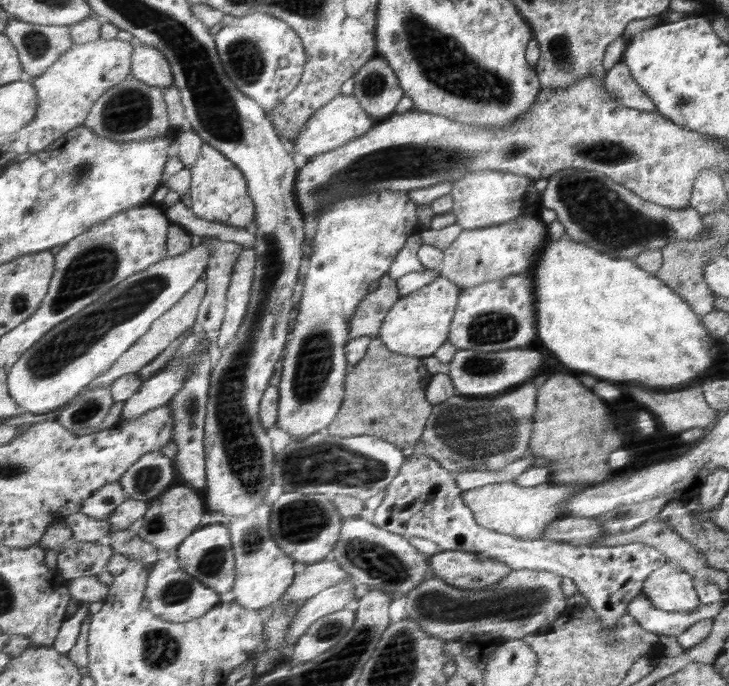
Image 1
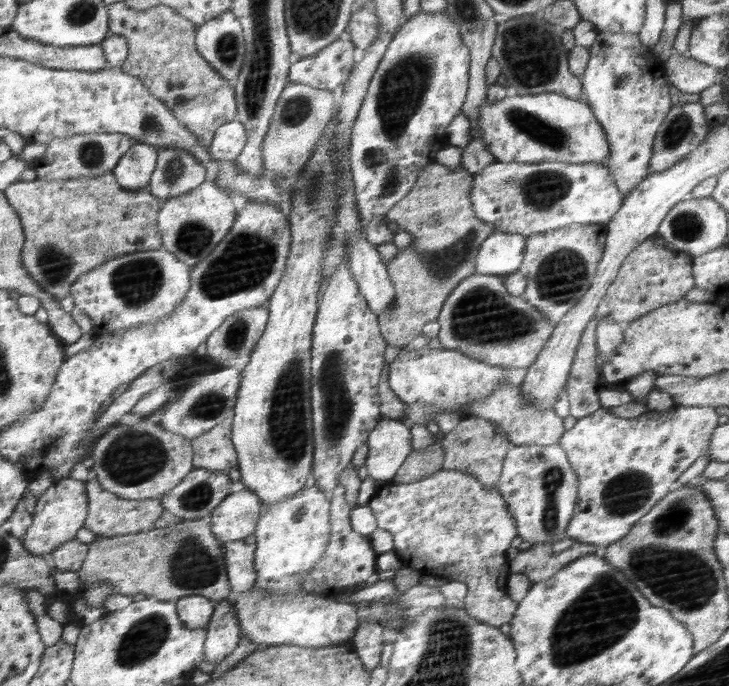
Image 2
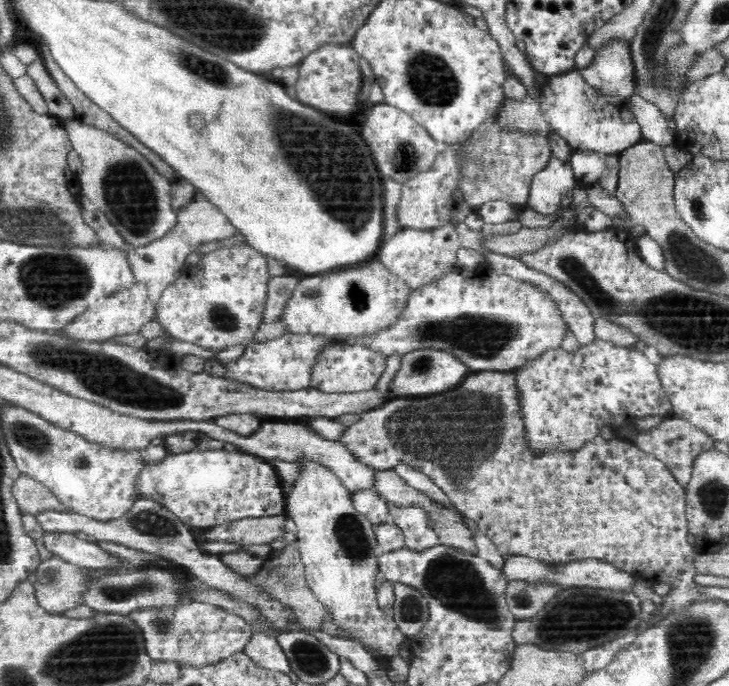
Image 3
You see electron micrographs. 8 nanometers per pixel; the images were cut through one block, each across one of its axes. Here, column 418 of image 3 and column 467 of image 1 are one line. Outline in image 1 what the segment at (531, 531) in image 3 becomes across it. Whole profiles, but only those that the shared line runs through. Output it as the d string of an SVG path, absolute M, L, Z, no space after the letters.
M527 380L512 391L492 397L456 394L444 403L434 406L422 438L414 445L415 452L434 457L442 468L451 473L465 470L500 470L507 464L522 459L524 453L529 451L528 442L531 442L530 436L533 434L533 416L536 408L538 389L534 385L534 380Z

